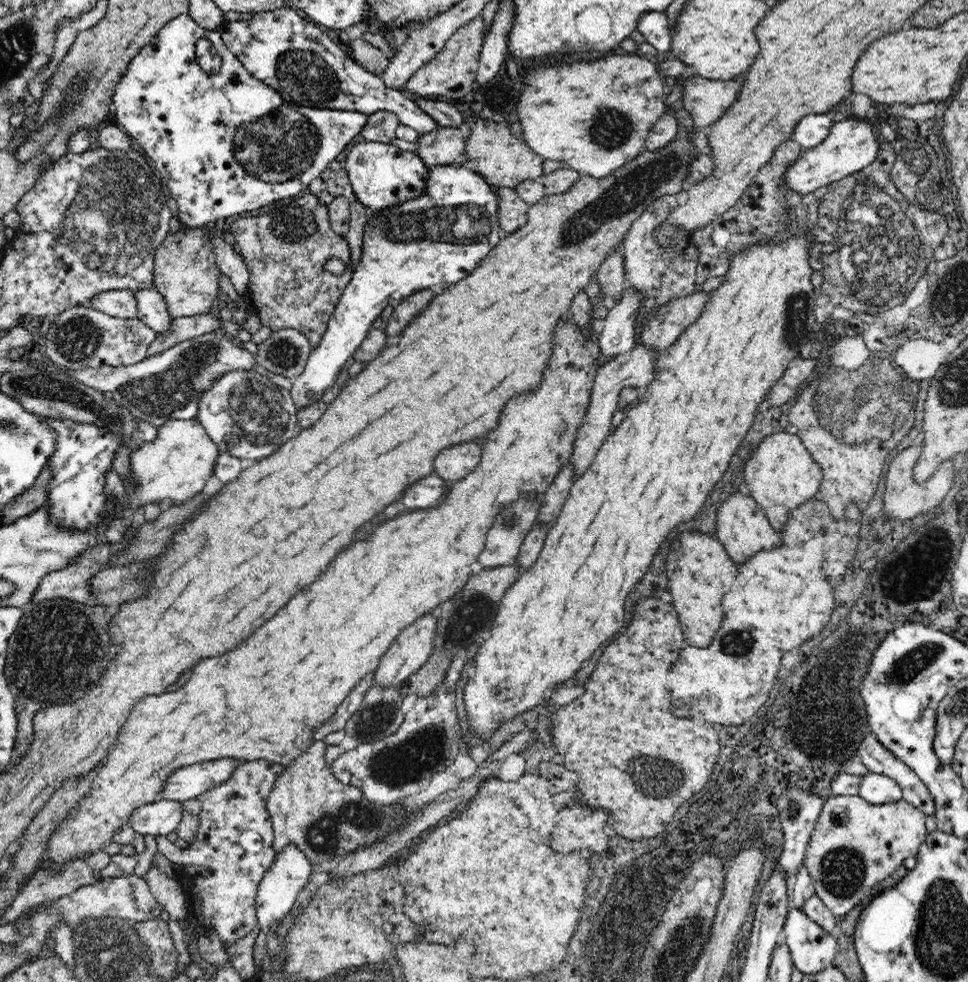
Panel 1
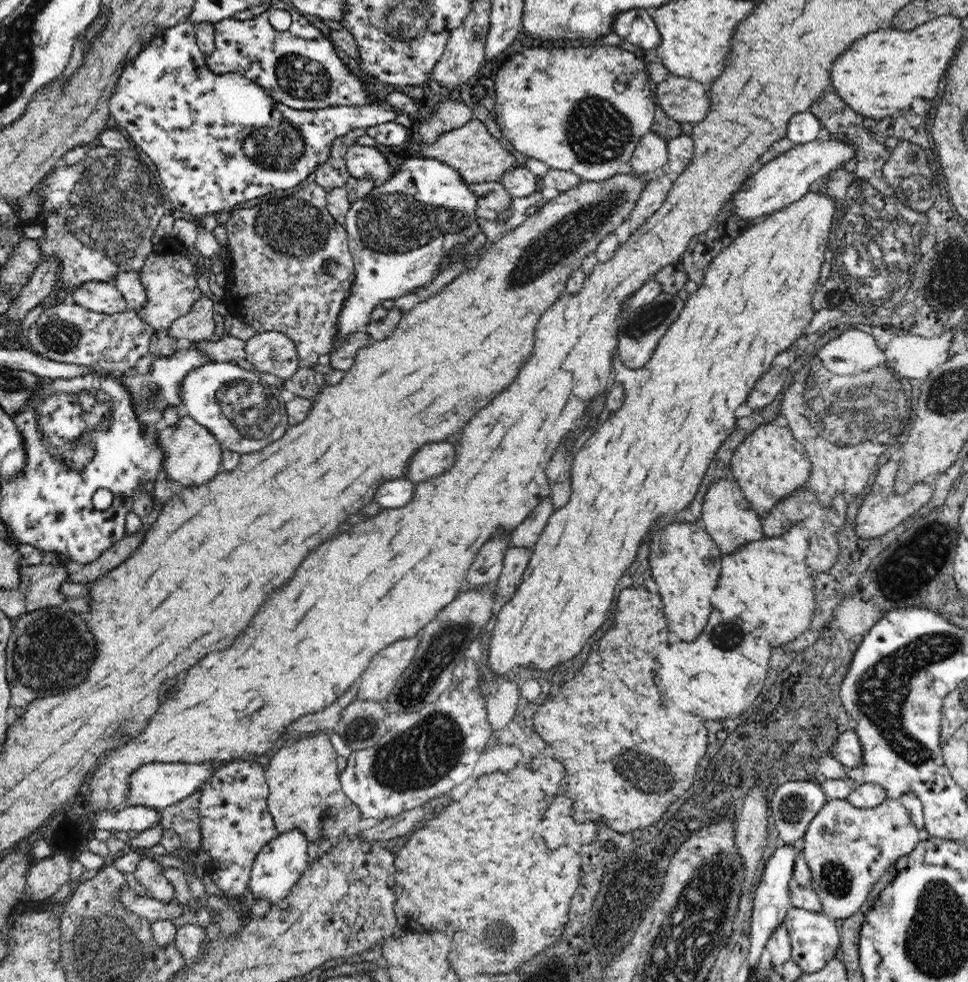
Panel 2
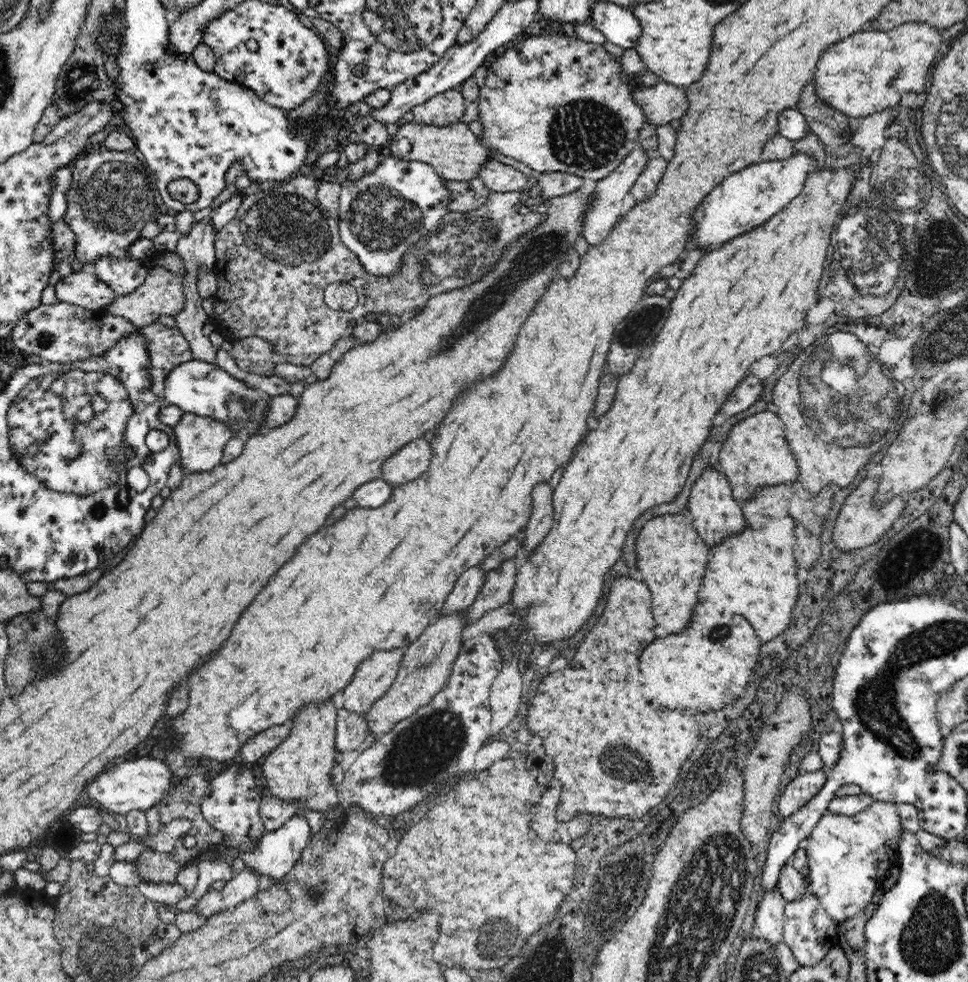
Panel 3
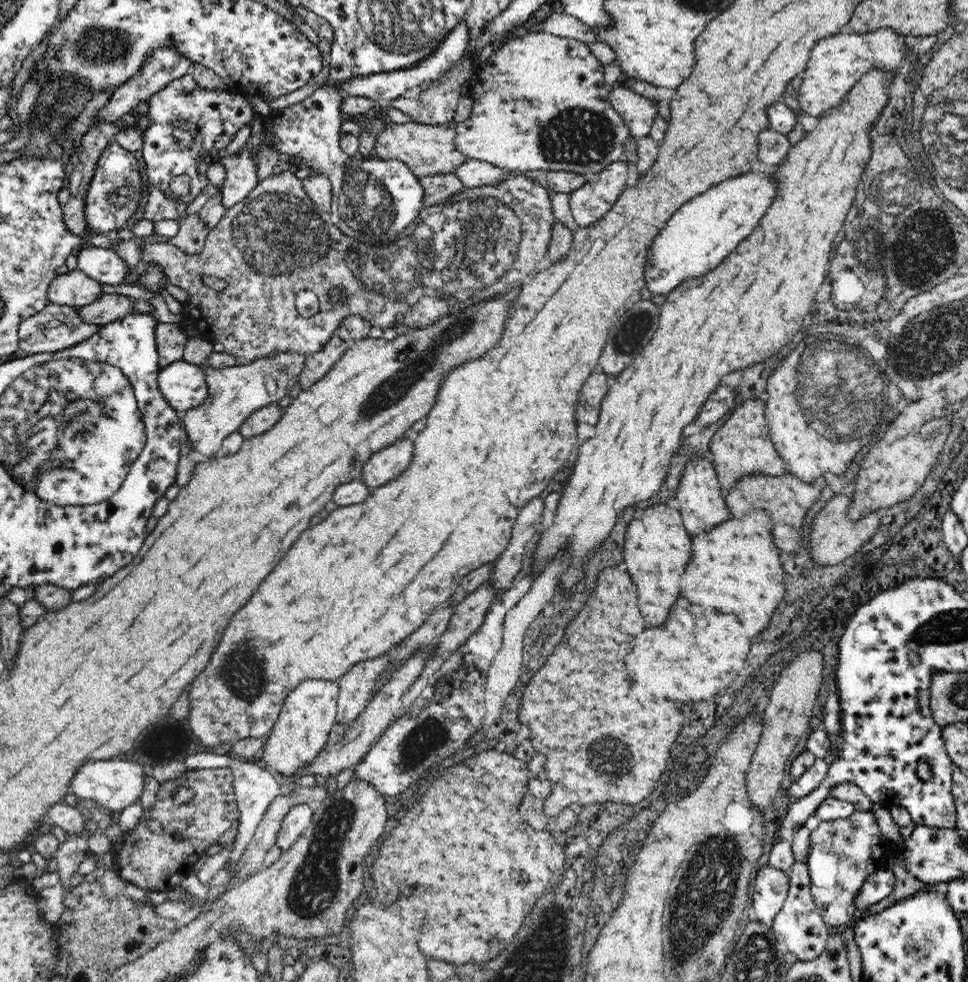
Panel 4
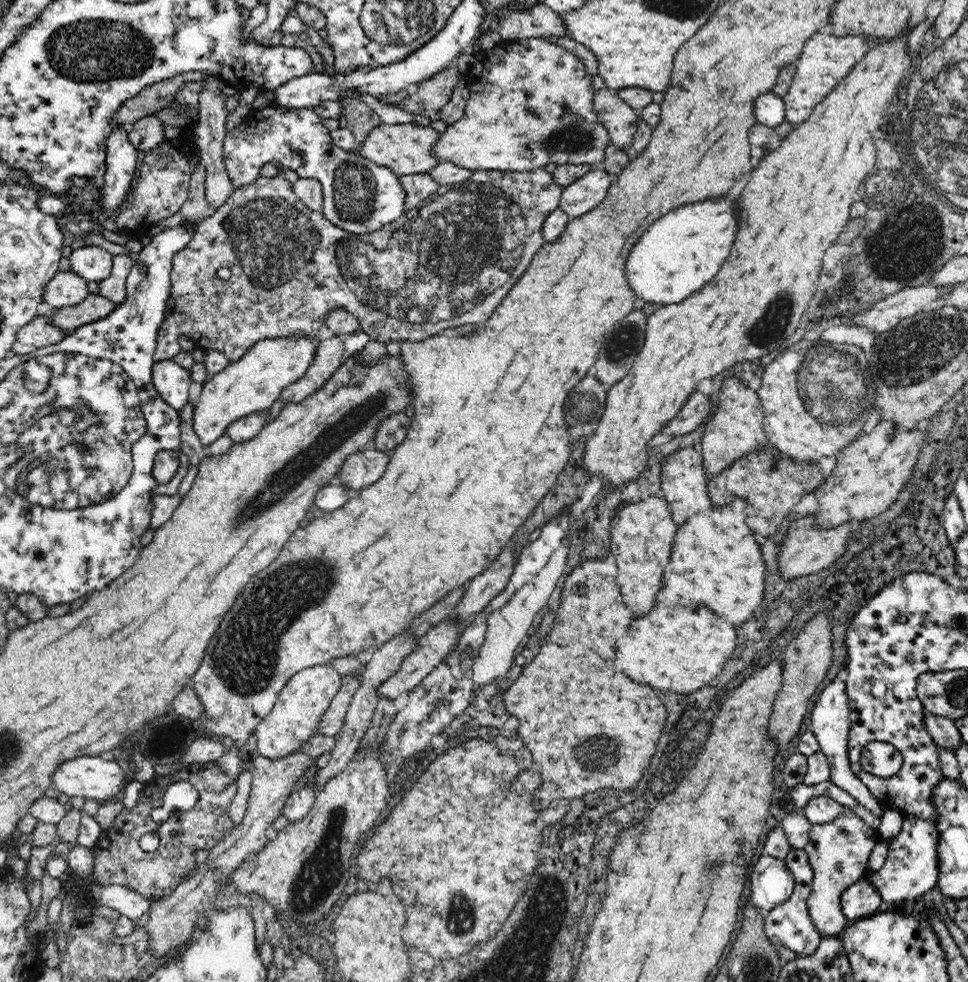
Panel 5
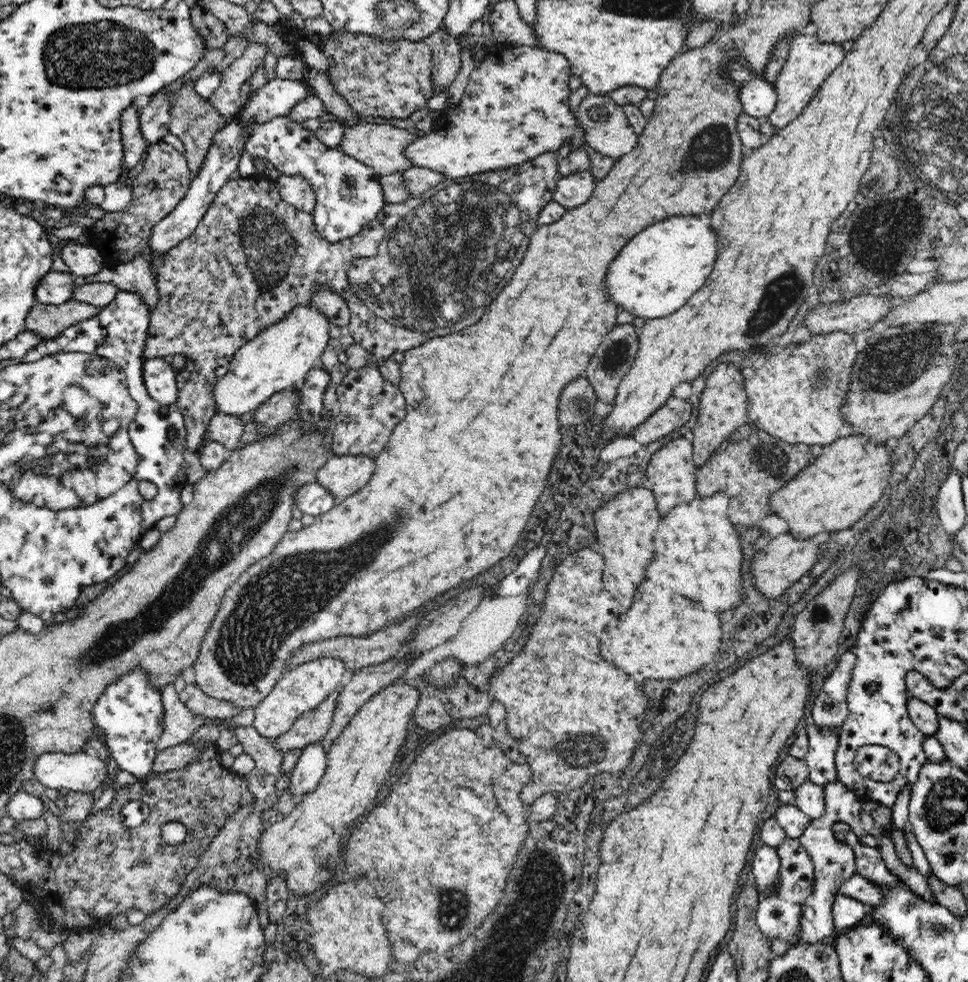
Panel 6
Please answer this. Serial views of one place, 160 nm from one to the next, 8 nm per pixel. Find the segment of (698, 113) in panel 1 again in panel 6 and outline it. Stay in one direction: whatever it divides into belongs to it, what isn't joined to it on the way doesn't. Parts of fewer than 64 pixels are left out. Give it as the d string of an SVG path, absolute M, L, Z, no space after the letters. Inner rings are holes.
M607 93L606 95L588 94L575 112L579 124L585 131L584 144L588 150L594 150L604 156L619 158L630 152L639 140L638 134L629 124L624 109Z

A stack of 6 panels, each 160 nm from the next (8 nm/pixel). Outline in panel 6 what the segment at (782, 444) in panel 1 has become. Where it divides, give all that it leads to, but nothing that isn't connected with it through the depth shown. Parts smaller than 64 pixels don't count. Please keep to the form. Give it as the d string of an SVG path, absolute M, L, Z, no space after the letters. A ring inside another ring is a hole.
M720 363L709 375L699 402L699 415L693 428L695 465L702 466L710 456L720 448L722 442L728 442L730 436L750 422L748 418L748 393L744 389L744 377L732 363Z

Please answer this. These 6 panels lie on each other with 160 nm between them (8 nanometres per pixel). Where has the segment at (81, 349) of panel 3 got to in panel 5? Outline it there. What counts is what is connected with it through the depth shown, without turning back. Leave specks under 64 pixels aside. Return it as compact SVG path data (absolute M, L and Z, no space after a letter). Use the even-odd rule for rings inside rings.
M37 315L25 327L17 331L16 341L11 347L11 354L26 357L36 349L59 344L69 336L70 331L62 331L50 323L49 316Z

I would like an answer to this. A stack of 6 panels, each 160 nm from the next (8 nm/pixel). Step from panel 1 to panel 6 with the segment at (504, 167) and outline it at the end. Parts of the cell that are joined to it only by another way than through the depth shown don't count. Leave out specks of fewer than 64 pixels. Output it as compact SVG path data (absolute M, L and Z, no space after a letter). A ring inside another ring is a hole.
M364 122L351 128L345 128L344 137L338 148L349 157L372 167L376 174L380 176L388 176L388 174L394 174L394 172L406 172L408 168L413 167L412 161L404 155L404 148L410 146L418 137L404 128L396 128L396 126L388 124L368 124Z

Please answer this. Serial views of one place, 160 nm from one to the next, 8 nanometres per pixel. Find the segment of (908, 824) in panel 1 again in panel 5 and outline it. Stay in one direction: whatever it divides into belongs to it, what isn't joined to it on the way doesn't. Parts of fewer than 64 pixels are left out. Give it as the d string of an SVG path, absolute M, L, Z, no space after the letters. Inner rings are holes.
M847 808L832 822L812 824L808 844L804 848L813 870L813 889L807 903L810 918L823 936L839 936L850 923L842 913L840 898L849 886L869 873L870 852L880 839L877 829Z

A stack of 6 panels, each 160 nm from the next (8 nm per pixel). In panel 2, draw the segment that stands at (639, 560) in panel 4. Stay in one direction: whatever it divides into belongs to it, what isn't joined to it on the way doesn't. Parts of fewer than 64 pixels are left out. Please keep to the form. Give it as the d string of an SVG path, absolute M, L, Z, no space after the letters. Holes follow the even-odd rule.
M671 519L664 527L658 528L652 538L649 564L652 579L658 585L670 632L678 634L684 642L694 642L710 618L710 596L722 570L722 552L718 548L706 529L698 527L695 522L686 524Z

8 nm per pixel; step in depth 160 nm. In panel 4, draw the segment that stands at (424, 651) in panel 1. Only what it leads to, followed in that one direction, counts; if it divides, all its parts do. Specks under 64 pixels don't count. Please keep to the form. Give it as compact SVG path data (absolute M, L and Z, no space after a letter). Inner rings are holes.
M390 653L363 660L354 664L347 674L337 681L339 694L337 698L336 722L352 724L366 708L371 699L375 685L390 666Z

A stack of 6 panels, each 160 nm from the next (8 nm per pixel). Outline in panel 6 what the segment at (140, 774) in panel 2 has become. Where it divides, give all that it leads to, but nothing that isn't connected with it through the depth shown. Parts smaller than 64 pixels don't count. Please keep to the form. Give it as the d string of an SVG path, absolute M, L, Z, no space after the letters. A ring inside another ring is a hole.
M46 752L34 768L34 778L45 788L68 788L76 792L92 792L106 780L106 762L80 752Z

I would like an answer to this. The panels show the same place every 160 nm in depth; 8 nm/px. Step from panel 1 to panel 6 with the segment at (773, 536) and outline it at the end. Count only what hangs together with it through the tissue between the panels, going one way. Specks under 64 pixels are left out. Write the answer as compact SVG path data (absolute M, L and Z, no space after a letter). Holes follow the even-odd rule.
M684 437L673 439L652 454L646 466L646 484L654 493L658 512L664 517L678 506L692 502L696 495L696 468L692 443Z

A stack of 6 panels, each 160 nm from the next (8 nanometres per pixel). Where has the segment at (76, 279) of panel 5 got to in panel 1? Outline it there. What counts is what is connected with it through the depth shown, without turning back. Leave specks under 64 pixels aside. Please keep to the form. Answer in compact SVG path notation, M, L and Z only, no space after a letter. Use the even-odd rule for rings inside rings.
M132 289L101 292L92 298L92 308L116 318L136 318L136 297Z

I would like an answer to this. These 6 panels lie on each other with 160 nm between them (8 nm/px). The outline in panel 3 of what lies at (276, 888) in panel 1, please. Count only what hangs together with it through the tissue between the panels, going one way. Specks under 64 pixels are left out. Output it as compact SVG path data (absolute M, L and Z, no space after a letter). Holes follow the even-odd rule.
M295 814L277 830L267 832L255 849L240 857L259 876L282 880L302 856L312 832L304 815Z

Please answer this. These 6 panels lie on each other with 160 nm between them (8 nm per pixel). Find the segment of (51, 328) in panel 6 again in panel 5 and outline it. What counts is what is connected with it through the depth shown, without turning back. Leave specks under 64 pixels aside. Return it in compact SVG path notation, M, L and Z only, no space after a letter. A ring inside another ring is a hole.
M89 293L82 302L60 309L56 309L50 315L50 323L62 331L73 331L84 324L90 324L96 320L102 320L116 308L113 300L98 293Z

